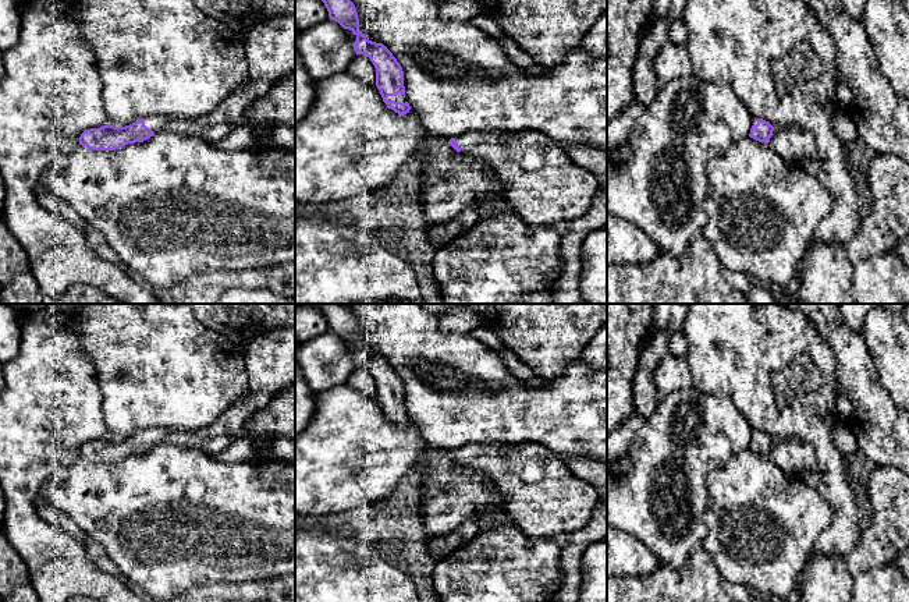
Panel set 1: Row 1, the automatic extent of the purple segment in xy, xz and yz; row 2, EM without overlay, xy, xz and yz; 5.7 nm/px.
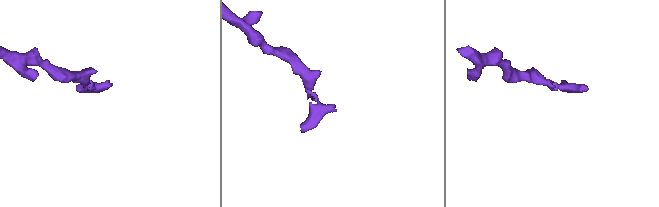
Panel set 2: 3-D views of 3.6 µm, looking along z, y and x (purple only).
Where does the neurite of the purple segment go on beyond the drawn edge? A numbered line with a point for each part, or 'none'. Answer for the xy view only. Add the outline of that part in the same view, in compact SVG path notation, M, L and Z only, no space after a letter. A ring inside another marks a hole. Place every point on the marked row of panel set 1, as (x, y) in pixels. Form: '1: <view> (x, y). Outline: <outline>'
1: xy (270, 48). Outline: M281 15L252 28L244 35L244 47L248 59L248 84L238 88L213 111L198 118L177 116L149 116L145 125L155 134L166 131L182 135L193 135L210 144L217 144L234 130L245 124L245 111L252 103L267 95L276 82L287 75L295 74L295 15Z

